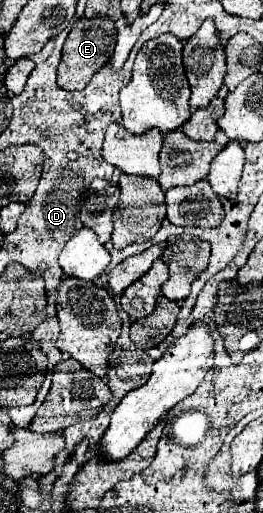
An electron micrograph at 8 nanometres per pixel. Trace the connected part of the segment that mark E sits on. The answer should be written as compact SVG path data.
M82 18L74 24L62 50L62 62L58 66L58 86L64 90L84 90L90 78L110 62L116 46L116 26L108 18Z

